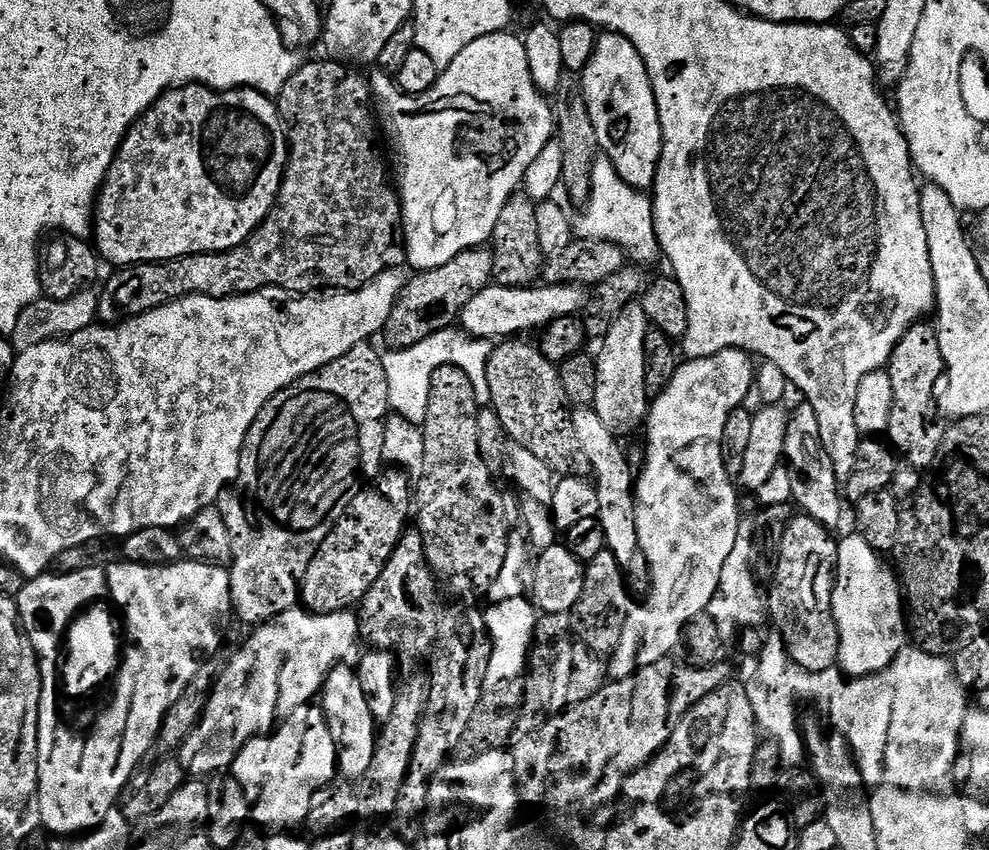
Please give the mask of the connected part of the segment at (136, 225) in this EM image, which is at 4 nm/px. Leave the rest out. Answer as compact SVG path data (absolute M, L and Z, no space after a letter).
M186 84L183 86L177 86L175 88L169 88L164 92L150 107L142 113L136 120L136 123L128 129L128 133L124 136L124 140L120 143L120 149L116 152L116 160L110 166L110 170L106 174L104 179L104 185L100 188L100 195L96 197L96 206L94 209L94 248L99 255L101 261L106 262L109 260L112 266L125 266L125 265L137 265L146 263L158 263L161 260L170 260L182 258L184 255L200 255L203 252L229 252L231 248L239 248L250 237L252 237L252 231L258 225L264 221L264 219L270 214L270 210L274 206L274 202L278 198L280 193L280 187L284 181L284 171L288 168L288 133L286 131L286 125L280 115L280 109L274 103L273 97L266 96L262 92L256 91L255 88L234 88L231 90L217 90L215 88L206 88L202 84Z

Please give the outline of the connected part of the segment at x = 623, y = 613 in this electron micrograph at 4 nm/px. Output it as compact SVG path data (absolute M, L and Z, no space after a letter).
M605 550L588 562L585 567L585 589L574 609L574 624L581 641L597 654L608 654L615 650L622 638L622 630L628 621L628 584L624 581L625 569L620 567L618 558Z

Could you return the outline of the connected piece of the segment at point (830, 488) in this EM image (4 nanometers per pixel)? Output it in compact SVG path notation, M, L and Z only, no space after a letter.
M807 402L801 403L801 408L794 411L788 418L786 430L785 448L783 459L786 468L793 472L791 499L798 505L803 515L814 518L829 530L836 530L840 524L840 515L846 509L846 500L842 495L841 481L836 478L836 471L832 465L832 454L824 445L824 433L820 431L818 414L814 406Z

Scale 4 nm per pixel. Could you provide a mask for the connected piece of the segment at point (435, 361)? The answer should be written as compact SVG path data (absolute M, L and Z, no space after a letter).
M450 326L443 328L412 347L393 349L381 357L386 370L389 407L414 425L423 425L427 418L431 378L439 367L453 365L475 379L485 379L491 343L469 336L459 338L453 331L455 329Z

